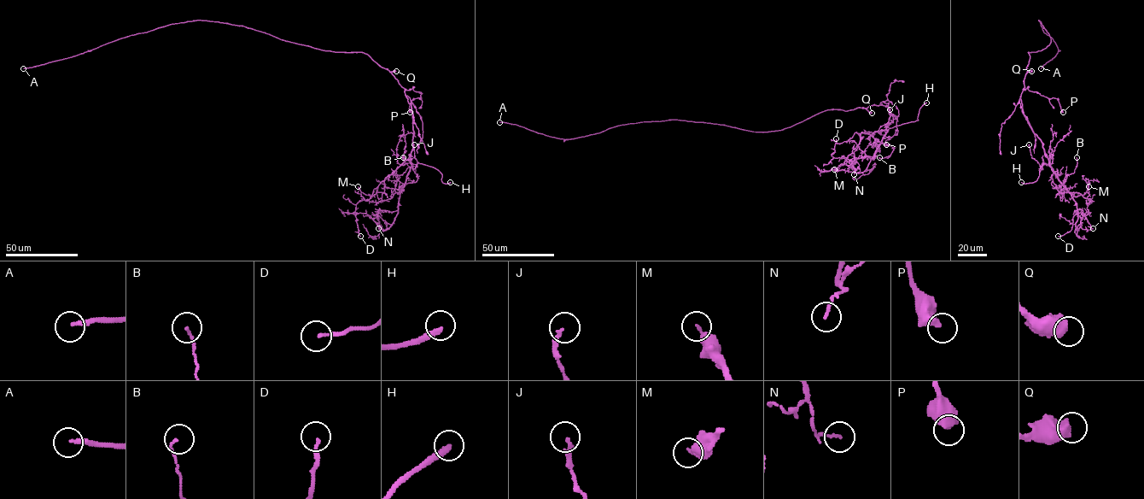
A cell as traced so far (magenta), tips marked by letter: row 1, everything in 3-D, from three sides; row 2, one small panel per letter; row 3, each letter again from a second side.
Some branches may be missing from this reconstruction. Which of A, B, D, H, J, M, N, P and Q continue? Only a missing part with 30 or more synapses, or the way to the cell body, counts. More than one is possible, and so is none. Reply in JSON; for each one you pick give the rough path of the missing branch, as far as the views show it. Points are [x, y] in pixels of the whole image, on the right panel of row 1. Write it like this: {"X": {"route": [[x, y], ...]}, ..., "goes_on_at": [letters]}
{"A": {"route": [[1041, 68], [1032, 86], [1024, 123], [1013, 142], [1013, 155], [1020, 165]]}, "H": {"route": [[1021, 182], [1006, 175]]}, "goes_on_at": ["A", "H"]}

